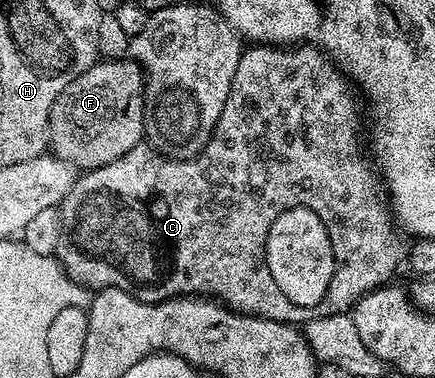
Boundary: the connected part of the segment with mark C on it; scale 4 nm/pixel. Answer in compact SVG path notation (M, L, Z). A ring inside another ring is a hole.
M253 44L253 45L250 45L250 46L249 46L249 47L248 47L248 48L245 48L245 49L242 49L242 51L241 51L241 59L240 59L240 60L239 60L239 68L235 68L235 76L234 76L234 77L233 77L233 79L232 79L232 80L231 80L231 92L227 92L227 104L223 104L223 112L222 112L222 113L221 113L221 115L220 115L220 116L219 116L219 120L218 120L218 121L217 121L217 128L216 128L216 130L214 130L214 131L213 131L213 133L212 133L212 134L210 134L210 135L209 135L209 137L208 137L208 139L207 139L207 141L206 141L206 142L205 142L205 143L204 143L204 145L202 145L202 146L201 146L201 147L200 147L200 150L199 150L199 153L198 153L198 154L197 154L197 155L196 155L196 156L177 156L177 157L173 157L173 156L166 156L166 155L164 155L164 154L162 154L162 153L160 153L160 152L158 152L158 151L156 151L156 150L154 150L154 149L153 149L153 147L152 147L152 146L150 146L150 145L148 145L148 144L142 144L142 145L140 145L140 146L136 146L136 147L135 147L135 148L131 148L131 152L127 152L127 156L119 156L119 160L111 160L111 164L107 164L107 165L106 165L106 166L104 166L104 167L103 167L103 168L95 168L95 169L94 169L94 170L86 170L86 171L84 171L84 172L81 172L81 173L78 173L78 174L77 174L77 175L76 175L76 177L74 177L74 179L73 179L73 183L72 183L72 184L71 184L71 188L70 188L70 189L69 189L69 191L67 191L67 193L65 193L65 199L64 199L64 201L63 201L63 229L62 229L62 231L61 231L61 240L60 240L60 242L58 242L58 244L57 244L57 249L56 249L56 251L55 251L55 257L56 257L56 259L57 259L57 261L58 261L58 262L60 262L60 263L61 263L61 267L63 267L63 268L64 268L64 270L65 270L65 274L66 274L66 276L68 276L68 278L70 278L70 279L71 279L71 280L75 280L75 281L76 281L76 282L77 282L77 283L78 283L78 284L79 284L79 285L81 285L81 286L84 286L84 287L85 287L85 289L86 289L86 290L88 290L88 291L90 291L90 292L96 292L96 291L98 291L98 290L105 290L105 289L107 289L107 288L115 288L115 289L116 289L116 290L122 290L122 291L123 291L123 292L127 292L127 293L128 293L128 294L129 294L129 295L130 295L130 296L131 296L131 297L132 297L132 298L138 298L138 300L139 300L139 301L141 301L141 302L165 302L165 301L166 301L166 300L167 300L167 299L169 299L169 298L183 298L183 297L186 297L186 296L204 296L204 297L206 297L206 298L208 298L208 299L210 299L210 300L216 300L216 301L218 301L218 302L220 302L220 303L222 303L222 304L224 304L224 305L226 305L226 306L228 306L228 307L229 307L229 309L230 309L230 310L236 310L236 311L237 311L237 313L238 313L238 314L252 314L252 315L253 315L253 317L254 317L254 318L270 318L270 319L271 319L271 320L275 320L275 321L276 321L276 322L287 322L287 323L290 323L290 324L304 324L304 323L306 323L306 322L309 322L309 321L310 321L310 320L311 320L311 319L312 319L312 318L322 318L322 317L323 317L323 316L327 316L327 315L328 315L328 314L343 314L343 313L346 313L346 311L348 311L348 310L349 310L349 309L350 309L350 307L352 307L352 305L353 305L353 303L354 303L354 302L357 302L357 301L358 301L358 299L360 299L360 298L361 298L361 296L362 296L362 295L363 295L363 294L368 294L368 293L369 293L369 291L371 291L371 290L375 290L375 289L377 289L377 287L378 287L378 286L383 286L383 285L386 285L386 283L388 283L388 282L389 282L389 281L390 281L390 279L392 279L392 278L389 278L389 277L391 277L391 276L392 276L392 274L393 274L393 273L395 273L395 272L396 272L396 270L397 270L397 269L399 269L399 268L400 268L400 266L403 266L403 259L404 259L404 258L405 258L405 257L406 257L406 254L407 254L407 246L406 246L406 243L404 243L404 244L403 244L403 243L401 243L401 238L402 238L402 239L403 239L403 234L402 234L402 231L401 231L401 230L400 230L400 229L398 229L398 227L397 227L397 226L396 226L396 225L395 225L395 219L394 219L394 217L393 217L393 215L392 215L392 213L391 213L391 210L390 210L390 207L389 207L389 206L388 206L388 205L387 205L387 198L386 198L386 195L385 195L385 194L384 194L384 193L383 193L383 186L382 186L382 183L381 183L381 182L380 182L380 181L379 181L379 174L378 174L378 171L377 171L377 170L376 170L376 169L374 169L374 167L373 167L373 166L372 166L372 165L371 165L371 162L370 162L370 159L369 159L369 158L368 158L368 157L367 157L367 154L366 154L366 158L367 158L367 159L365 159L365 154L364 154L364 152L363 152L363 151L361 151L361 142L362 142L362 146L363 146L363 138L362 138L362 134L361 134L361 114L360 114L360 112L359 112L359 111L357 111L357 98L356 98L356 97L357 97L357 98L358 98L358 95L357 95L357 94L356 94L356 93L355 93L355 90L354 90L354 87L353 87L353 86L352 86L352 85L351 85L351 83L350 83L350 81L349 81L349 79L348 79L348 78L346 78L346 77L345 77L345 75L344 75L344 74L342 74L342 73L341 73L341 71L340 71L340 70L338 70L338 69L337 69L337 63L336 63L336 62L334 62L334 61L333 61L333 59L332 59L332 58L330 58L330 57L329 57L329 55L328 55L328 54L326 54L326 53L324 53L324 52L322 52L322 51L320 51L320 50L318 50L318 49L317 49L317 47L315 47L315 46L311 46L311 45L308 45L308 44L294 44L294 45L291 45L291 46L270 46L270 45L268 45L268 44ZM288 210L297 210L297 294L288 294L288 292L287 292L287 291L285 291L285 290L284 290L284 288L283 288L283 287L281 287L281 282L280 282L280 280L279 280L279 279L277 279L277 278L276 278L276 276L275 276L275 275L273 275L273 270L272 270L272 269L273 269L273 268L274 268L274 266L275 266L275 264L274 264L274 262L273 262L273 261L272 261L272 260L271 260L271 259L269 259L269 254L268 254L268 252L267 252L267 251L265 251L265 241L267 241L267 240L268 240L268 238L269 238L269 233L271 233L271 232L272 232L272 230L273 230L273 225L275 225L275 224L276 224L276 222L277 222L277 221L279 221L279 220L280 220L280 218L281 218L281 214L285 214L285 213L287 213L287 212L288 212Z

